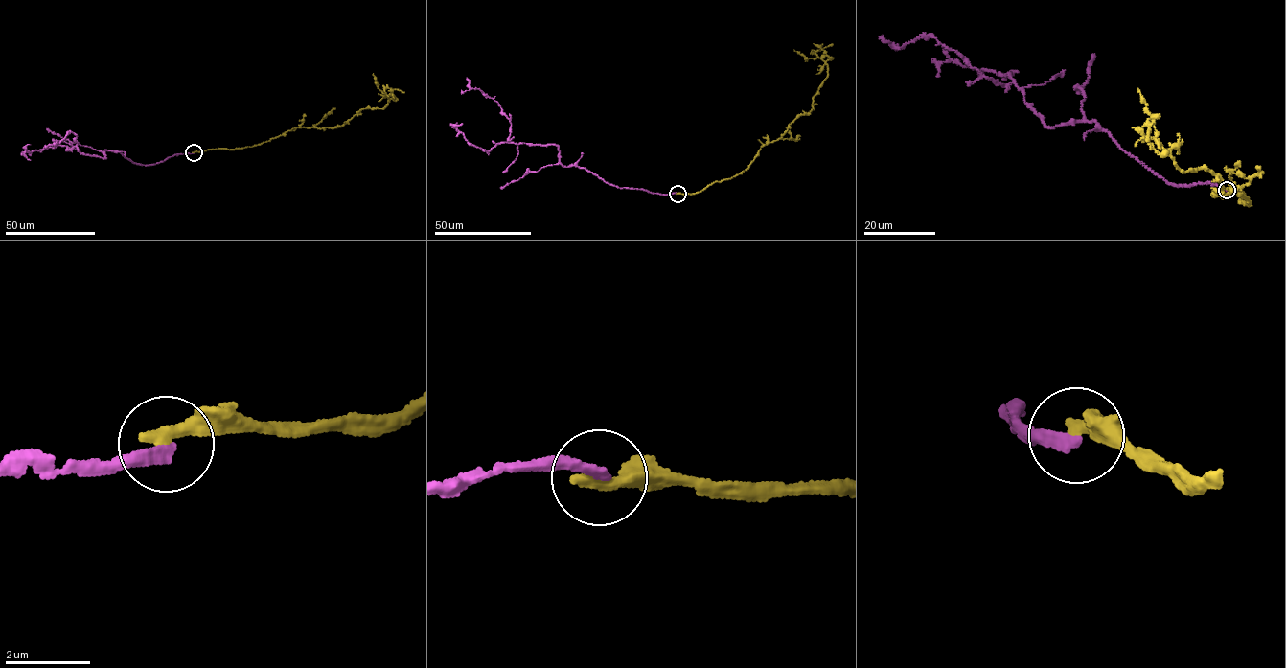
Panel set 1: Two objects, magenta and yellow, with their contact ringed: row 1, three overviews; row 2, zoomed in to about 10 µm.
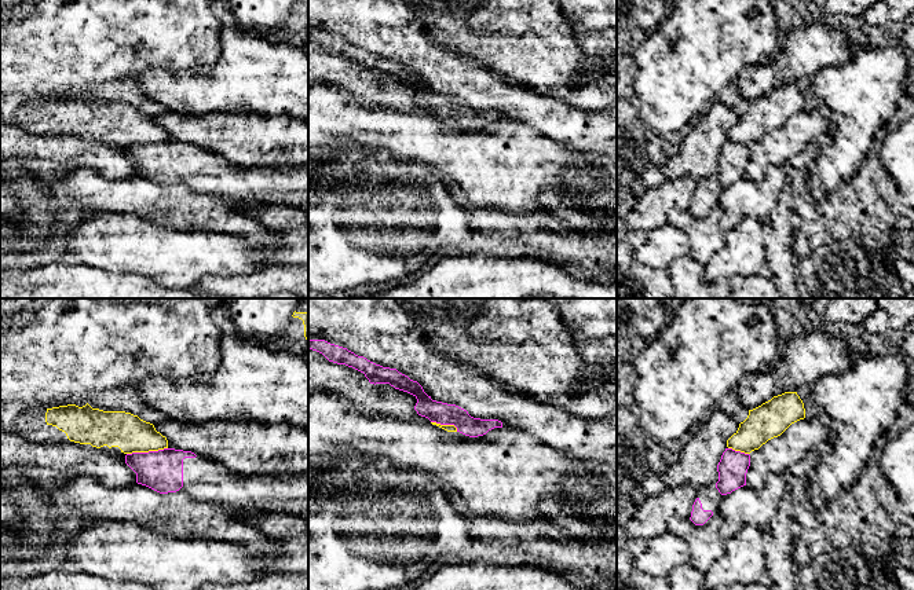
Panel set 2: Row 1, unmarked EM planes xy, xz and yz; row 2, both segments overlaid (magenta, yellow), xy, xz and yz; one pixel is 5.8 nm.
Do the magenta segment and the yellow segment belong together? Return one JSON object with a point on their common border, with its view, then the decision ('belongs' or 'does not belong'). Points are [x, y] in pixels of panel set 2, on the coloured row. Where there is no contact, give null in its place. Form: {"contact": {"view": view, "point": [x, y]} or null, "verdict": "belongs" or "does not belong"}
{"contact": {"view": "xy", "point": [146, 453]}, "verdict": "does not belong"}

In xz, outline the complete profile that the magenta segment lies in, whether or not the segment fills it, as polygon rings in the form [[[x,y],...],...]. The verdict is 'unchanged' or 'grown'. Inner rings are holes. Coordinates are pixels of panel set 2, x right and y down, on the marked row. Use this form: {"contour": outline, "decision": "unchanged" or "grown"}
{"contour": [[[308,340],[308,349],[322,353],[329,362],[346,364],[363,373],[370,384],[390,384],[395,389],[413,395],[417,399],[414,410],[431,422],[454,425],[457,432],[469,437],[483,436],[494,428],[502,428],[502,422],[498,419],[474,418],[467,410],[456,404],[432,400],[417,381],[410,380],[396,369],[383,367],[358,356],[347,348],[325,340]]], "decision": "unchanged"}

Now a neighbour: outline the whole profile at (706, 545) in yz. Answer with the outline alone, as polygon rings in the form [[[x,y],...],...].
[[[716,513],[703,525],[695,525],[691,520],[670,517],[666,521],[666,529],[683,538],[691,550],[688,564],[701,573],[724,554],[724,539],[720,535],[723,516]]]

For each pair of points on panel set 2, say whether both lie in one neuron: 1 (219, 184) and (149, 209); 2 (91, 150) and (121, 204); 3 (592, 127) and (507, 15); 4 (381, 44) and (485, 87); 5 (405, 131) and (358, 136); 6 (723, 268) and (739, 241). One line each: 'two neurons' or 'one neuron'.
1: two neurons
2: two neurons
3: two neurons
4: one neuron
5: one neuron
6: one neuron

